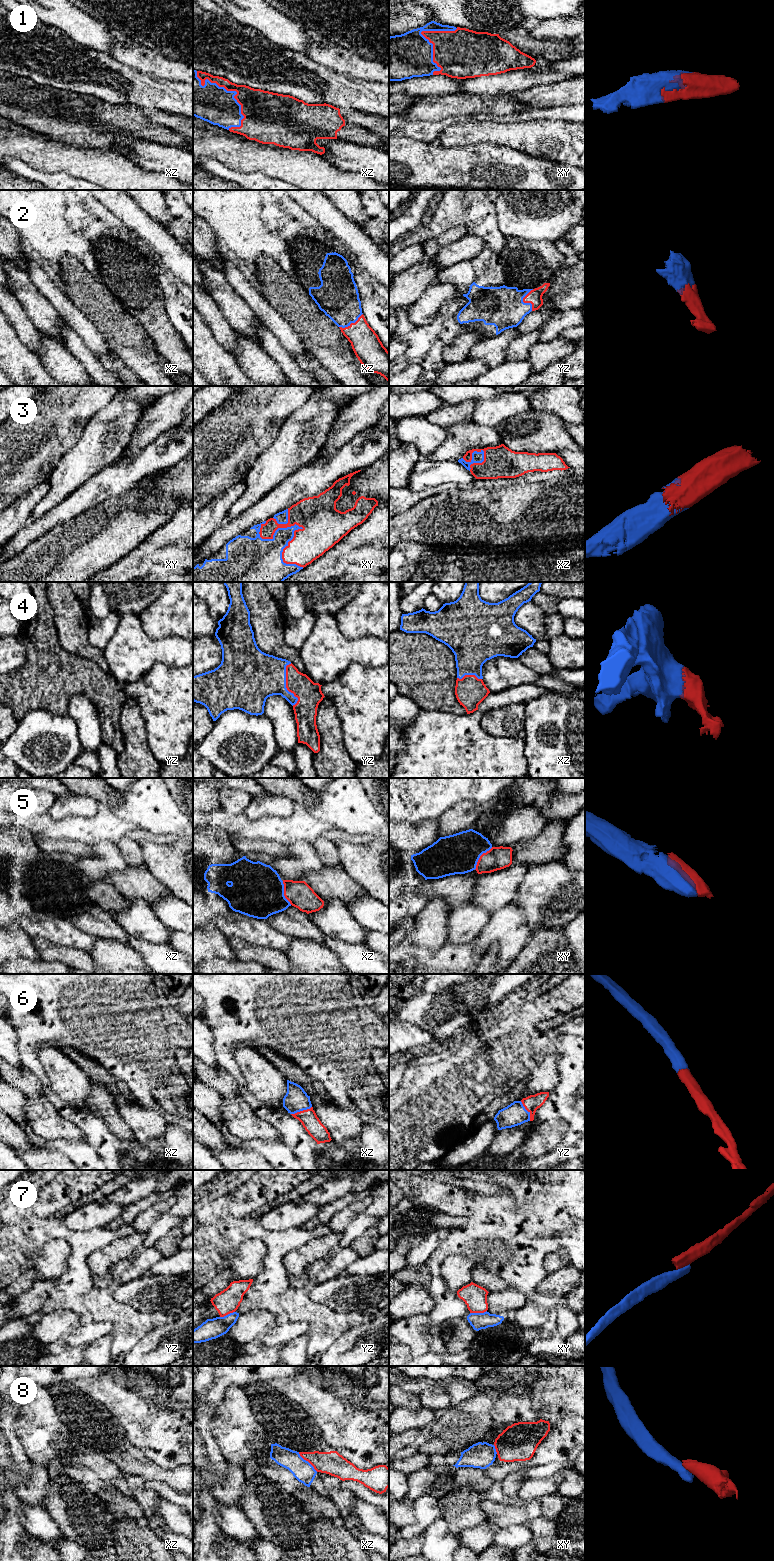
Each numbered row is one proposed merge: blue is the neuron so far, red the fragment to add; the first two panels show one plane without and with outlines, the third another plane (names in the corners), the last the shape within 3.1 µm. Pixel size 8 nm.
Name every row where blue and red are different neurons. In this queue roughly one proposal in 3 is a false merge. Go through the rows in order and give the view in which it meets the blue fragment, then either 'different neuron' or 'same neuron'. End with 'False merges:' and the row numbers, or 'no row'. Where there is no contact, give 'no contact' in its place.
1: contact in xz; same neuron
2: contact in yz; same neuron
3: contact in xy; same neuron
4: contact in yz; same neuron
5: contact in xy; same neuron
6: contact in xz; same neuron
7: contact in xy; different neuron
8: contact in xz; different neuron
False merges: 7, 8

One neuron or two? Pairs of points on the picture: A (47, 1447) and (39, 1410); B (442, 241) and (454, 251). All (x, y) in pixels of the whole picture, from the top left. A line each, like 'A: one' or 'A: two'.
A: one
B: two

